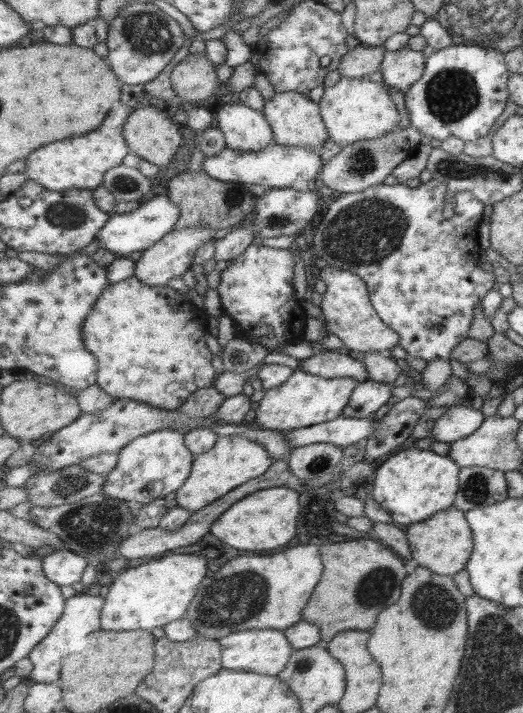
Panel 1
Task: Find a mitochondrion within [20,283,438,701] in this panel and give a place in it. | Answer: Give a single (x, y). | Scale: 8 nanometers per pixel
(235, 600)

